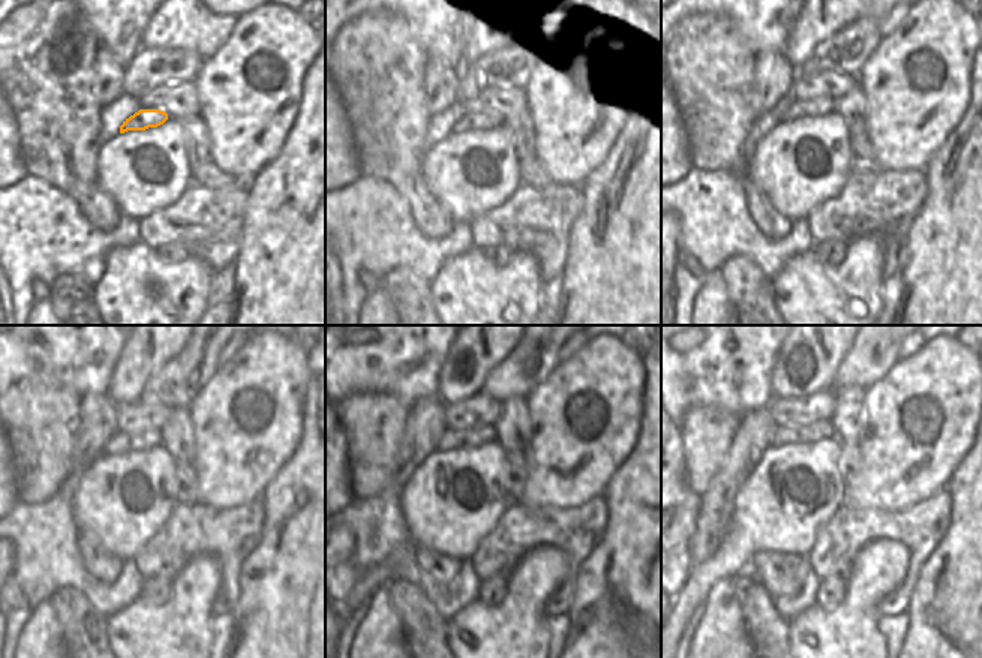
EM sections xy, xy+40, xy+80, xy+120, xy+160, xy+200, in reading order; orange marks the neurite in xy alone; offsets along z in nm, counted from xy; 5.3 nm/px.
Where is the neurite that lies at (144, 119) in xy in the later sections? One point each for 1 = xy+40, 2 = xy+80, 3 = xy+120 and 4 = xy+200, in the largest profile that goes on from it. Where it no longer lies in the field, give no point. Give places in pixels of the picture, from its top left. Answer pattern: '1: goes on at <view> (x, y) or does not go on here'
1: goes on at xy+40 (485, 120)
2: goes on at xy+80 (796, 108)
3: goes on at xy+120 (120, 442)
4: goes on at xy+200 (816, 430)

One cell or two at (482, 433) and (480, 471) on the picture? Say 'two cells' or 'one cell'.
two cells

